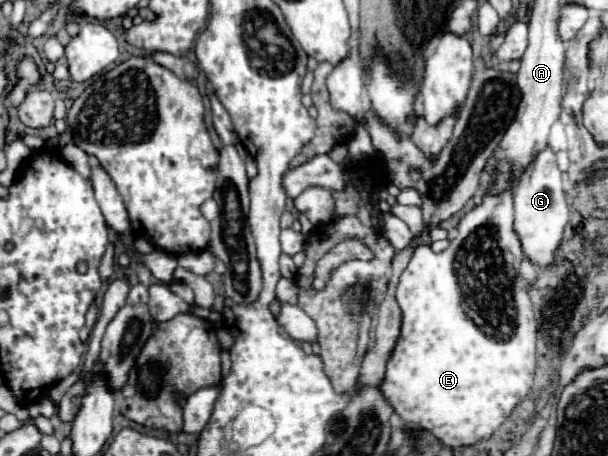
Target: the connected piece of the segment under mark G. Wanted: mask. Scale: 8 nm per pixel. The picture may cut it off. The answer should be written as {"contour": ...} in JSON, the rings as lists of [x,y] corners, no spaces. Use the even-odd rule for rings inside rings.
{"contour":[[[551,149],[541,151],[535,161],[527,167],[521,175],[519,187],[513,191],[513,205],[515,205],[515,223],[513,231],[521,241],[523,255],[539,265],[549,267],[555,263],[555,251],[563,241],[565,225],[569,223],[569,205],[565,201],[565,193],[561,187],[561,171],[555,163],[555,153]]]}

